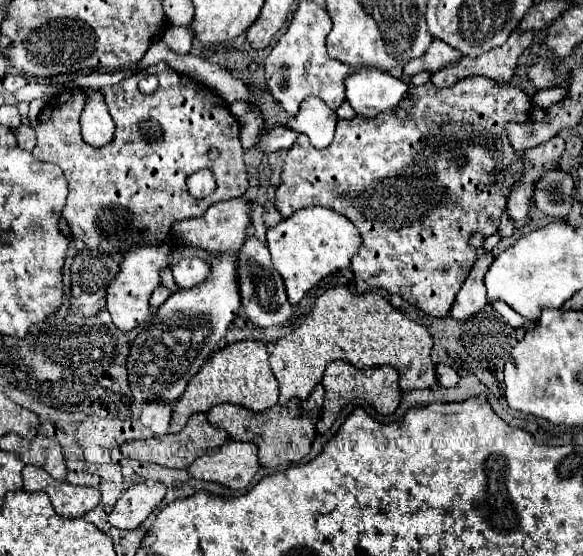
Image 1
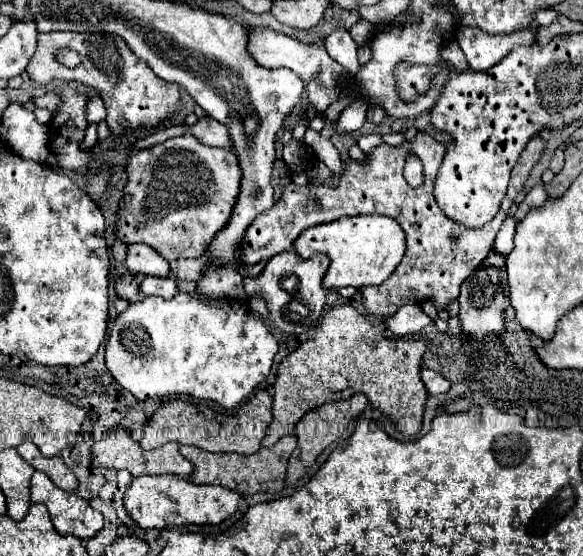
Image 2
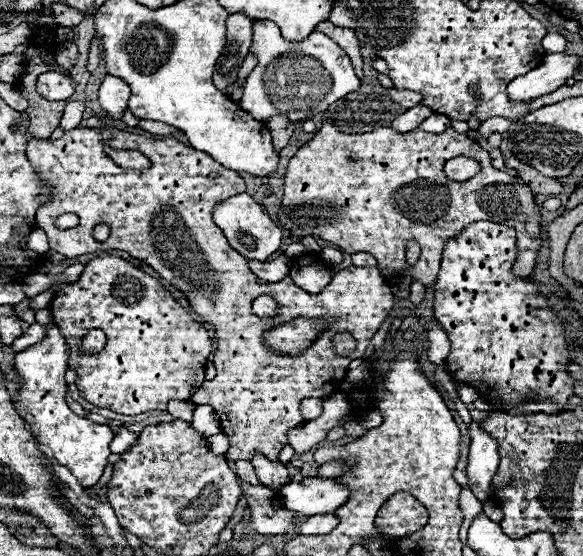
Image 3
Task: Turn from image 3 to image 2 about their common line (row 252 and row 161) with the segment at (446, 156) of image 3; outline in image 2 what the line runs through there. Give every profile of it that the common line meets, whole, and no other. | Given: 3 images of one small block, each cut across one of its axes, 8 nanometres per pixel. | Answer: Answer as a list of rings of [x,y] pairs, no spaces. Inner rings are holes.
[[[418,132],[414,142],[404,142],[400,148],[392,148],[388,144],[380,144],[374,152],[368,154],[368,164],[358,164],[354,160],[348,160],[340,186],[330,188],[324,184],[306,184],[296,186],[294,182],[288,182],[284,188],[284,196],[280,202],[272,206],[272,210],[266,210],[258,214],[248,228],[240,242],[240,262],[246,266],[252,266],[260,260],[268,260],[274,254],[280,254],[284,250],[290,250],[294,240],[308,230],[310,226],[334,222],[342,216],[358,216],[358,214],[386,214],[390,218],[396,218],[400,226],[404,226],[406,232],[406,254],[404,258],[386,282],[380,286],[368,286],[362,288],[364,296],[364,310],[376,314],[380,320],[392,316],[400,306],[404,304],[422,304],[430,300],[438,308],[446,308],[452,300],[456,300],[456,294],[460,290],[460,284],[480,262],[490,254],[494,238],[502,226],[502,222],[508,216],[510,206],[514,204],[518,192],[522,190],[524,182],[528,180],[528,174],[532,166],[540,160],[540,154],[544,150],[544,142],[540,136],[536,136],[528,146],[524,148],[520,160],[516,162],[508,186],[508,194],[502,200],[500,212],[492,222],[488,222],[484,228],[466,228],[454,220],[450,220],[436,204],[432,188],[434,178],[440,168],[440,162],[444,158],[446,146],[436,142],[432,136]],[[410,146],[420,146],[420,160],[424,166],[424,184],[420,188],[412,188],[404,176],[404,160],[410,152]]]

